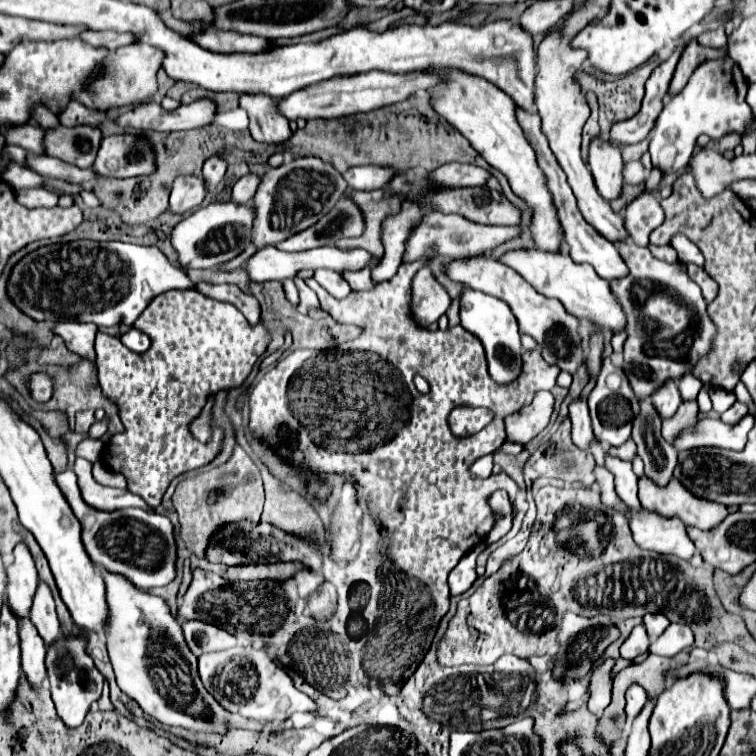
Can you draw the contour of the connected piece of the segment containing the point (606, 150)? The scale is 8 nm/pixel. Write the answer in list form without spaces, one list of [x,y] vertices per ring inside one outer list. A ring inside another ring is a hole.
[[[598,137],[590,143],[588,165],[596,181],[598,193],[604,197],[604,201],[610,203],[614,199],[620,199],[622,167],[624,167],[620,149]]]

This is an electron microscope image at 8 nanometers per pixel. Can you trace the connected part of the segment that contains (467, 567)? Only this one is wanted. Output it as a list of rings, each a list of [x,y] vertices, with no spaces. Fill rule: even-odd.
[[[468,553],[452,569],[450,579],[448,579],[448,585],[450,585],[450,593],[452,595],[460,595],[460,593],[464,593],[464,591],[468,591],[472,587],[472,583],[478,577],[476,571],[474,571],[474,563],[476,563],[476,553]]]

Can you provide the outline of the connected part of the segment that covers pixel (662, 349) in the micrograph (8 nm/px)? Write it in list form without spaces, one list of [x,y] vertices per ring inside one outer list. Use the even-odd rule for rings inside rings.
[[[632,239],[616,247],[630,267],[628,277],[610,281],[612,291],[628,315],[628,339],[624,343],[622,369],[638,399],[648,399],[652,391],[660,389],[668,379],[678,381],[680,375],[692,371],[692,367],[712,351],[716,325],[708,315],[708,303],[702,297],[700,287],[686,271],[686,263],[656,259],[648,247],[636,245]]]

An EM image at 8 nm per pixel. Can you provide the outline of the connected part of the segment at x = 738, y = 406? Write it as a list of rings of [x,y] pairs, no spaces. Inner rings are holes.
[[[736,401],[721,415],[721,420],[726,424],[734,425],[734,423],[742,418],[747,412],[747,406],[739,401]]]

